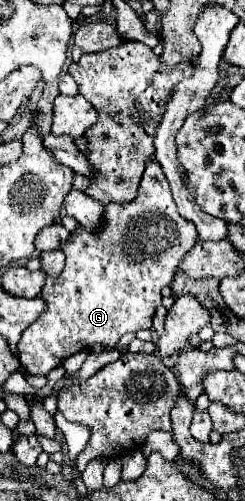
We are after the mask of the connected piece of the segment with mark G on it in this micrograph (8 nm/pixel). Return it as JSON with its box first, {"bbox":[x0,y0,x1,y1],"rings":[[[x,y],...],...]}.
{"bbox":[18,156,196,376],"rings":[[[154,156],[148,158],[138,196],[130,204],[108,204],[106,228],[102,228],[98,236],[90,236],[90,232],[78,226],[78,230],[66,242],[66,248],[62,250],[66,254],[66,266],[56,280],[50,276],[46,278],[40,294],[46,300],[46,310],[24,330],[18,342],[18,358],[22,366],[34,376],[46,376],[50,370],[60,366],[76,352],[90,350],[90,346],[94,344],[114,348],[124,334],[150,328],[152,316],[162,304],[160,290],[172,282],[174,272],[178,270],[178,262],[182,260],[184,252],[194,246],[196,238],[196,226],[178,214],[176,202],[160,164]]]}

